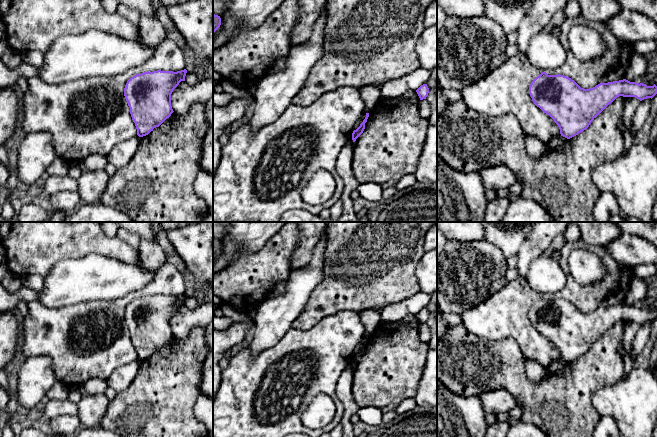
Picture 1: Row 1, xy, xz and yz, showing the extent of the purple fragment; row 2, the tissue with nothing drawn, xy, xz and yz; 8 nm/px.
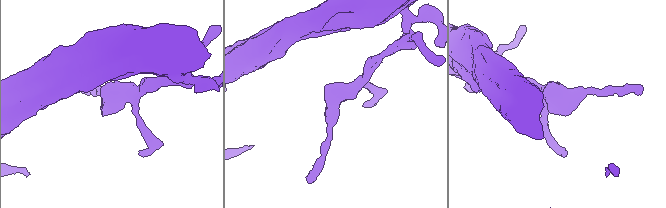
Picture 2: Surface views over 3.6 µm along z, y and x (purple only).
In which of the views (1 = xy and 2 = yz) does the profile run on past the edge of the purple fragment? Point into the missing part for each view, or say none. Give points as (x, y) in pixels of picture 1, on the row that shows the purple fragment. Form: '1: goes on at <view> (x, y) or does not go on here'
1: does not go on here
2: does not go on here

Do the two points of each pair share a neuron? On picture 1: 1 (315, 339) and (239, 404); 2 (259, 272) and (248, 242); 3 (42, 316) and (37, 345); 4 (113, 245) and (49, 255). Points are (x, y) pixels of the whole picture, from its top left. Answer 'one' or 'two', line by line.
1: one
2: two
3: one
4: one

